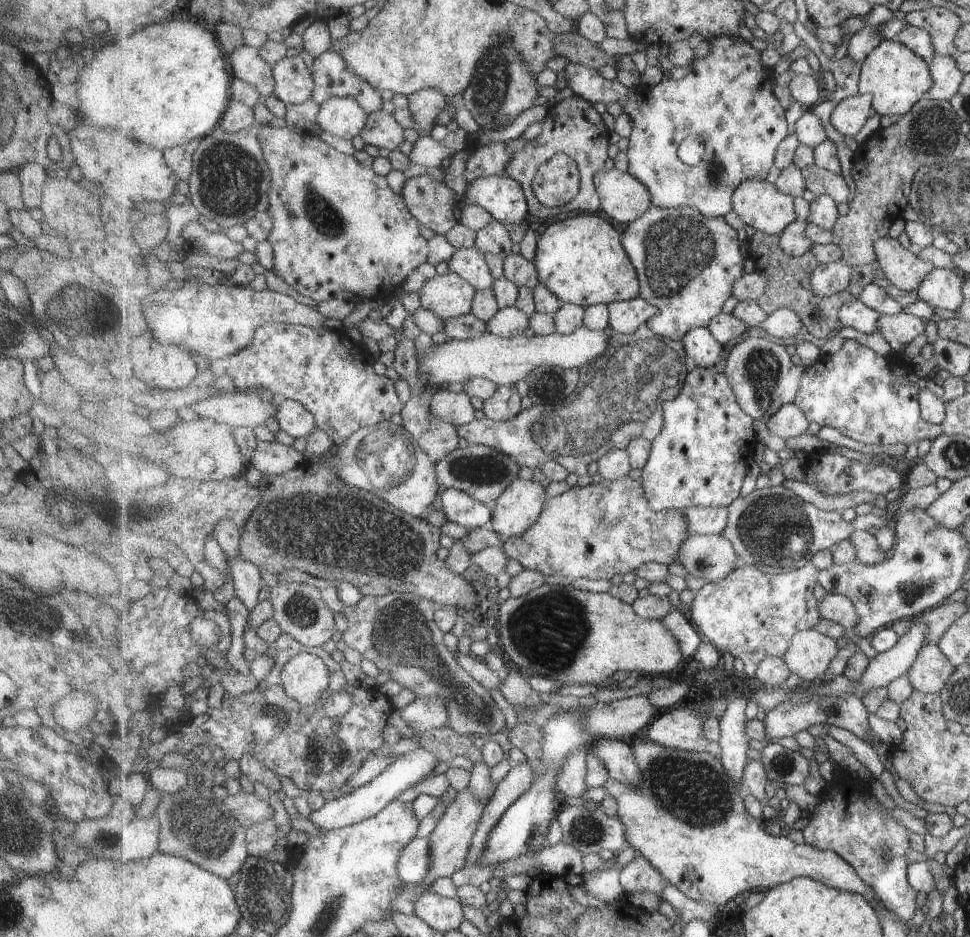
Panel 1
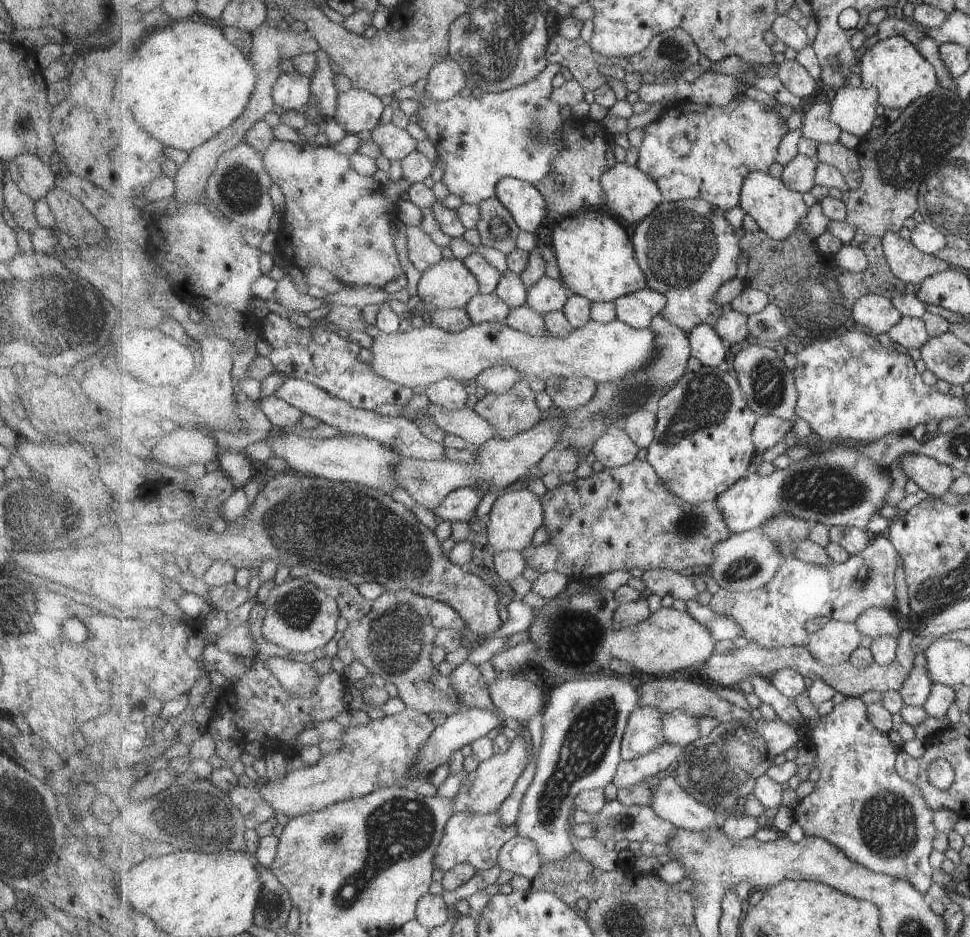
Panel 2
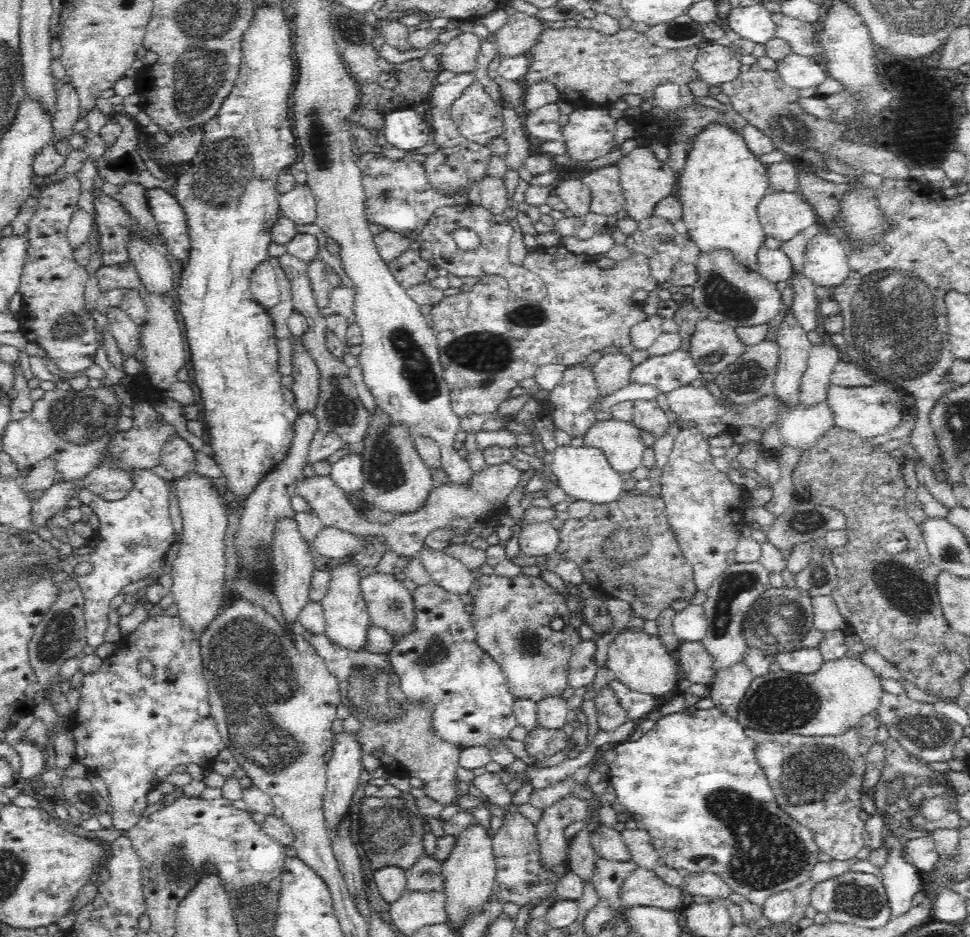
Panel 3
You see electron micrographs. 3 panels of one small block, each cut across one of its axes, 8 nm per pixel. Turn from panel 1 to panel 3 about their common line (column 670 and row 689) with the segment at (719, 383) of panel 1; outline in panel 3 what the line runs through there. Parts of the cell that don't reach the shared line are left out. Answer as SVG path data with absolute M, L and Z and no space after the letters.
M432 581L416 588L412 594L415 601L416 633L402 641L396 641L392 652L388 652L404 698L408 702L430 700L437 705L434 728L438 731L438 737L446 741L476 746L489 740L508 738L517 725L514 714L516 699L510 693L508 679L502 669L475 643L476 631L470 623L470 615L466 613L460 595L447 593Z

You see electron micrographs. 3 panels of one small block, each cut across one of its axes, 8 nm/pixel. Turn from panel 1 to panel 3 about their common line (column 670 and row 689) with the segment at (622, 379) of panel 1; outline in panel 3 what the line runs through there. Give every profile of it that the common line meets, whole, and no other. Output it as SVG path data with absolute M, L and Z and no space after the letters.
M300 621L294 624L294 634L302 635L308 641L308 644L318 653L326 665L327 671L338 681L340 688L341 704L337 709L337 718L333 720L333 738L339 732L347 732L346 724L343 719L350 716L350 720L358 720L358 728L354 728L353 736L359 744L361 754L365 756L374 756L388 776L398 776L398 778L420 778L426 783L424 790L426 794L446 806L455 798L457 792L456 785L453 784L456 778L456 768L458 768L459 756L468 746L462 743L452 743L442 737L438 737L438 731L434 728L434 714L436 714L436 704L430 700L419 700L408 702L399 689L399 678L392 670L389 654L376 654L368 650L360 652L348 652L343 648L331 646L330 641L324 634L313 634L300 624Z

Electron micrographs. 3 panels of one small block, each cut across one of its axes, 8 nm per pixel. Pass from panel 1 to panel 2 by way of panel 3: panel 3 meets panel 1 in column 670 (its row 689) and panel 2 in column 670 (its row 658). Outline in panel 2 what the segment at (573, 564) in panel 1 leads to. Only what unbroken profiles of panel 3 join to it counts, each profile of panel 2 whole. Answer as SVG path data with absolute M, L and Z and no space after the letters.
M635 459L631 464L615 467L614 469L605 469L599 473L595 473L588 479L575 479L570 483L560 484L552 490L547 490L542 496L542 503L545 510L544 526L550 531L550 539L548 544L531 545L522 551L525 560L529 567L539 573L546 573L547 571L557 571L568 576L572 581L589 581L594 578L601 578L609 572L615 570L626 570L631 572L633 568L639 568L644 573L653 569L671 569L677 572L689 570L693 566L707 566L710 567L714 561L714 546L718 545L722 540L728 539L732 536L730 528L726 525L726 520L722 517L721 507L715 501L705 501L700 505L692 505L685 502L681 497L675 496L669 487L663 482L663 479L658 475L654 466L648 461L641 461Z

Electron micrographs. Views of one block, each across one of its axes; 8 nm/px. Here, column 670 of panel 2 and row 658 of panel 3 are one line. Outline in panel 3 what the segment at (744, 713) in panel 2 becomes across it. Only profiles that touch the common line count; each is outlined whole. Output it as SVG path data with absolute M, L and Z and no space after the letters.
M701 642L681 643L678 649L678 665L692 684L713 684L715 670L712 656Z

